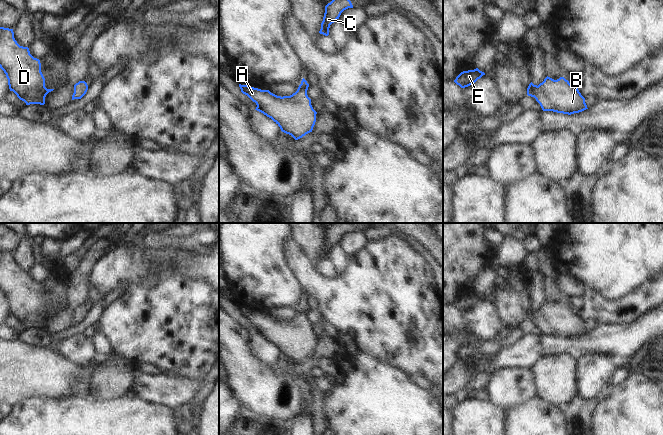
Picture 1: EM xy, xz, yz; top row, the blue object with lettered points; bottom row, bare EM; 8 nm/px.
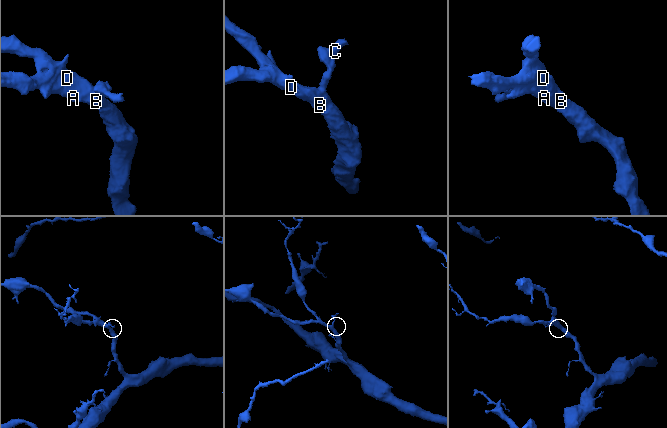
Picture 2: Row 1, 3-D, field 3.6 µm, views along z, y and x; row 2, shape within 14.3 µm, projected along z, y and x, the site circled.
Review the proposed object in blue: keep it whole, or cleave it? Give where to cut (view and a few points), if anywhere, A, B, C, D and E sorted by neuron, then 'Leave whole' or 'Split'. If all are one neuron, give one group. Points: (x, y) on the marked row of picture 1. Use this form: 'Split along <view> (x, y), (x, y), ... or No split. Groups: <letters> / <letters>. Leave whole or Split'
No split. Groups: A B C D E. Leave whole.

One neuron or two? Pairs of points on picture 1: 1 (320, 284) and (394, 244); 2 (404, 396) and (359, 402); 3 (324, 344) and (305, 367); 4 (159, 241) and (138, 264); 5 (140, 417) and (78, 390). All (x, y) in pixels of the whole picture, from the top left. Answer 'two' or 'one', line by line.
1: one
2: one
3: one
4: two
5: two

